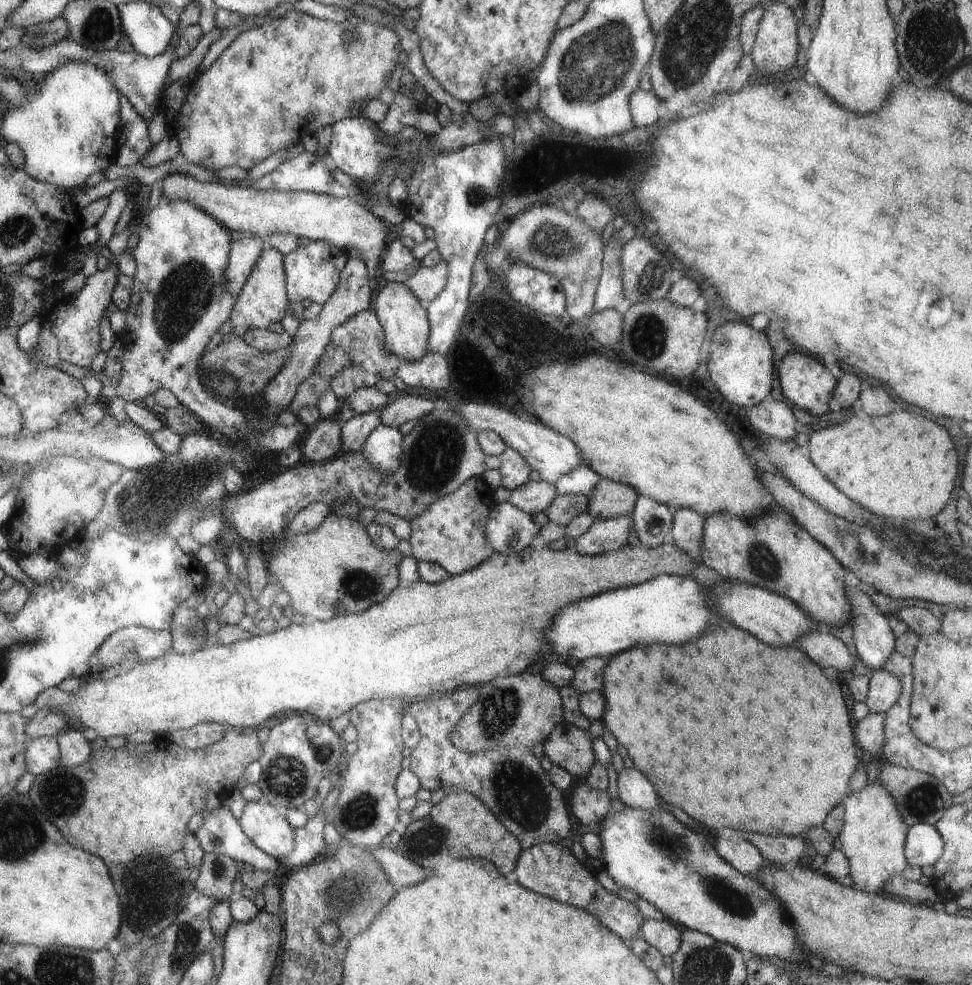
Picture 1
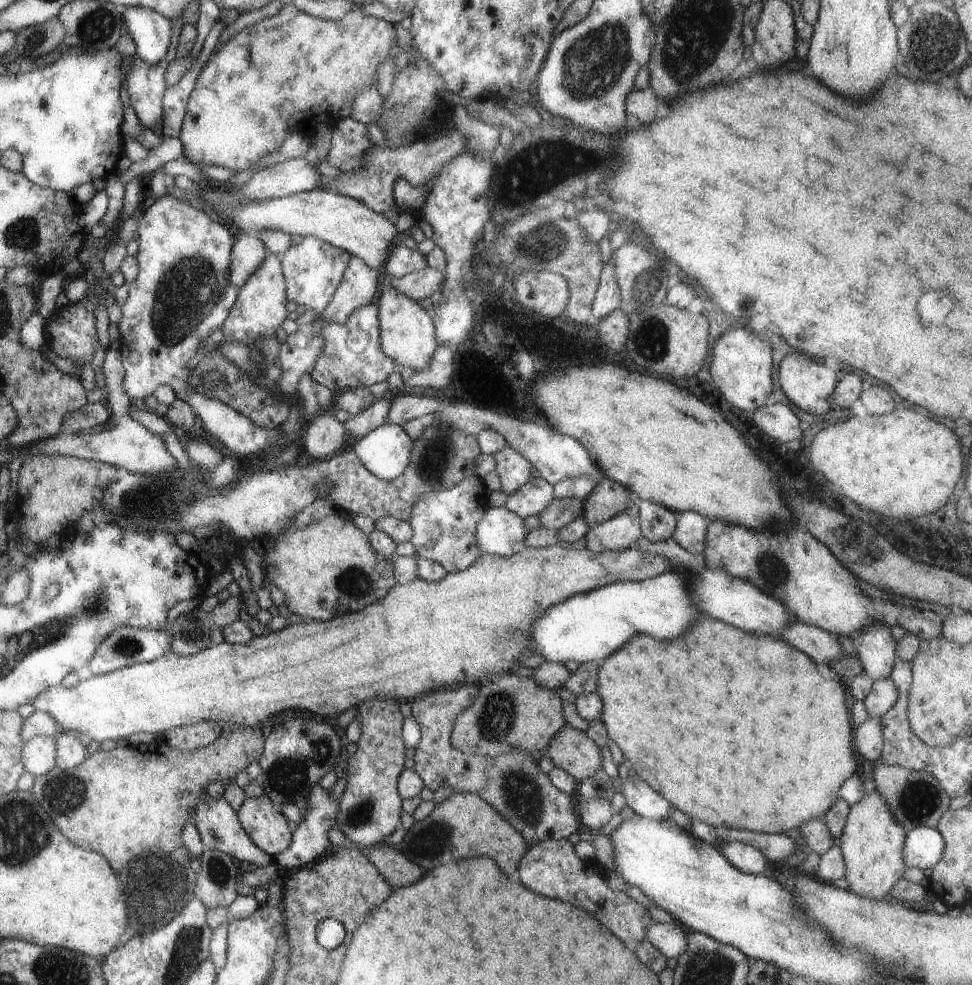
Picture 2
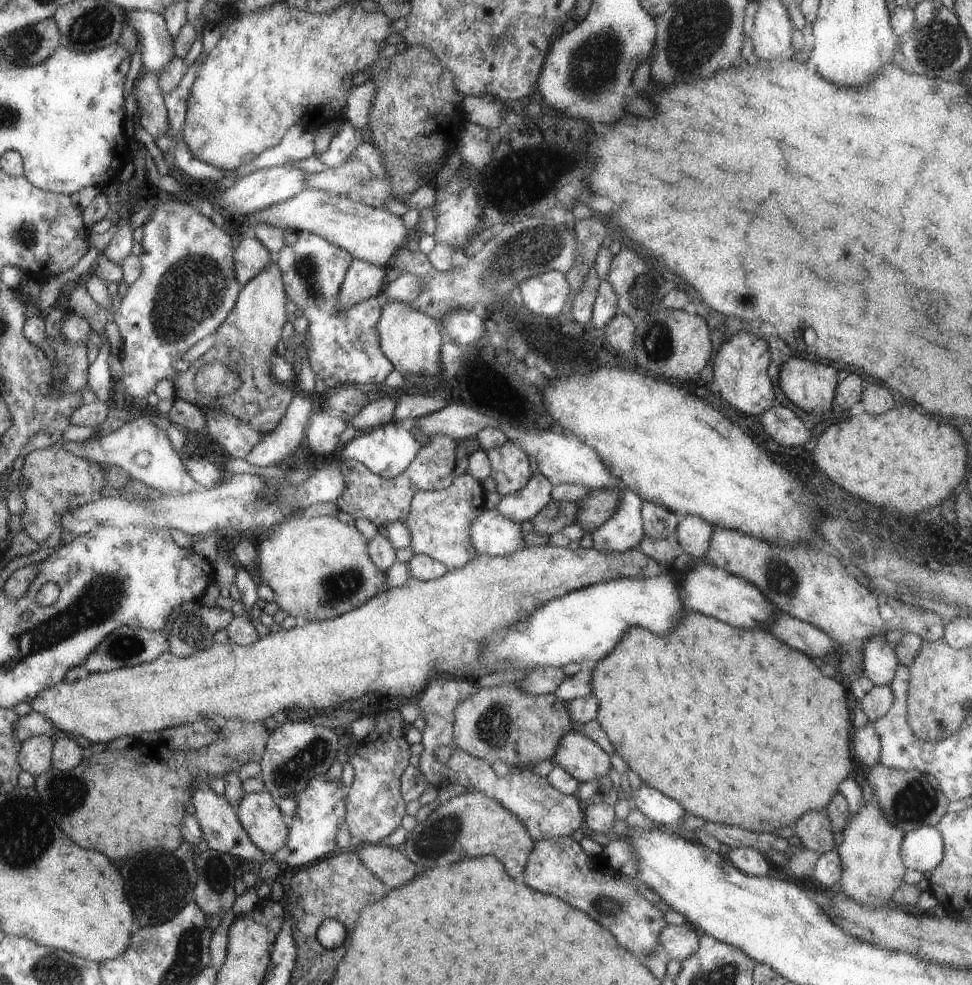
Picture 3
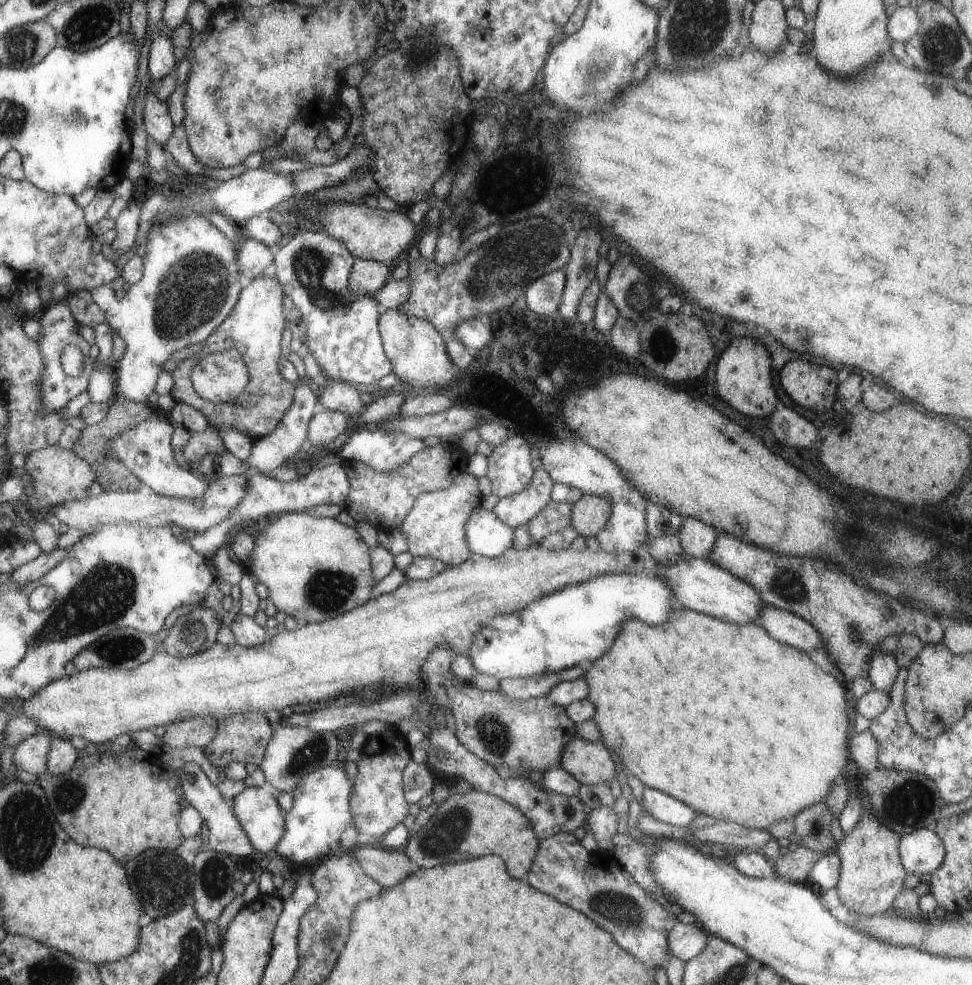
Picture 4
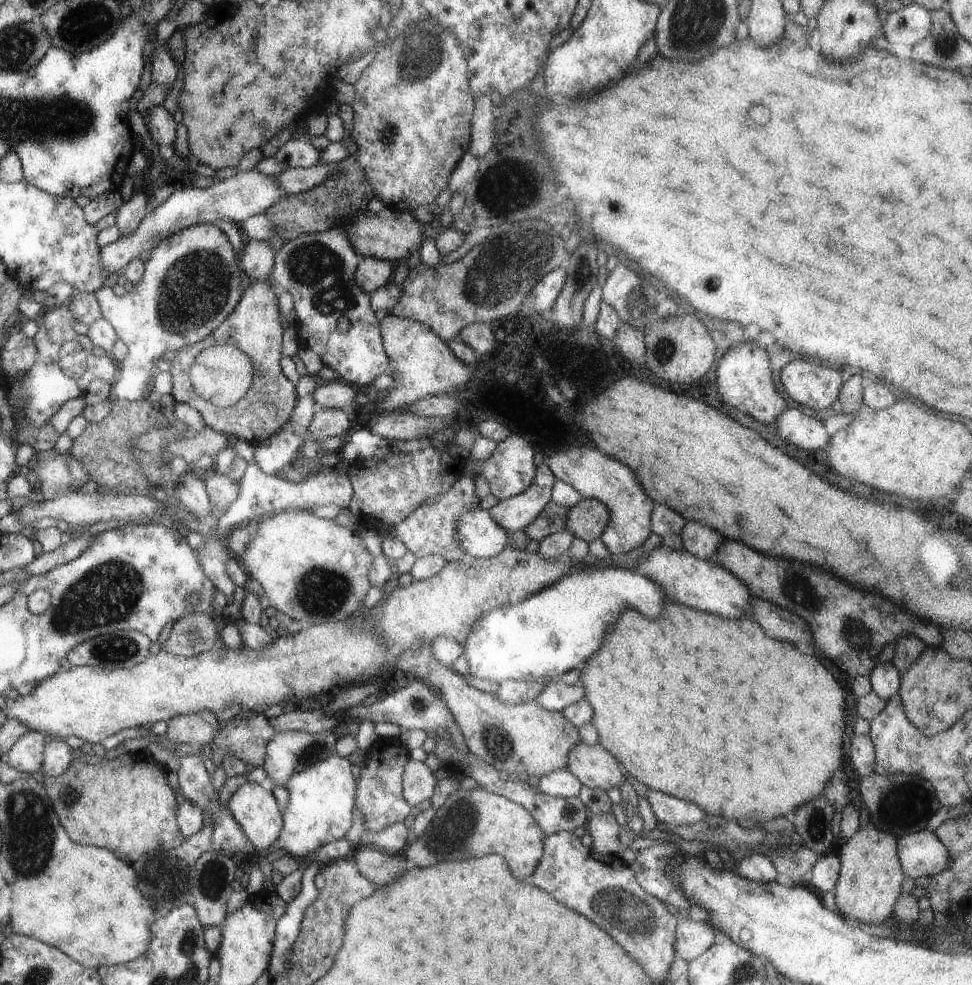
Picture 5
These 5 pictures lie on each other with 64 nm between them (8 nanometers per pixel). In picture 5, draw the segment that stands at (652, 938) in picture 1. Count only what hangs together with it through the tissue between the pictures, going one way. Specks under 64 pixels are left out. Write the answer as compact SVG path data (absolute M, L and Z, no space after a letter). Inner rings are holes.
M680 918L674 930L673 950L677 959L689 962L703 954L713 940L715 930L703 921L689 921Z

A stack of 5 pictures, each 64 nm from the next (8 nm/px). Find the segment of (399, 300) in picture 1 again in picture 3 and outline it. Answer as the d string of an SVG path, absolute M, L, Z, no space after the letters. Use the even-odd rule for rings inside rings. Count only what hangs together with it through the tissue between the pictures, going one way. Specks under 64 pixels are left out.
M387 301L385 304L382 304L379 320L376 324L382 355L389 360L394 370L399 371L403 377L407 375L427 376L433 381L435 376L438 373L440 375L440 372L443 371L440 366L440 356L438 354L441 339L437 326L438 324L430 316L413 310L407 304L399 301Z

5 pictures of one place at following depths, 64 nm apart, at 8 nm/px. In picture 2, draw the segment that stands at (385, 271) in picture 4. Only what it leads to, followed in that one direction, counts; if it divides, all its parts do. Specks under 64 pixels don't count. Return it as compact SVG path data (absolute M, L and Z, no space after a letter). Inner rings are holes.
M352 256L324 308L322 322L342 323L356 308L369 304L377 286L376 270Z

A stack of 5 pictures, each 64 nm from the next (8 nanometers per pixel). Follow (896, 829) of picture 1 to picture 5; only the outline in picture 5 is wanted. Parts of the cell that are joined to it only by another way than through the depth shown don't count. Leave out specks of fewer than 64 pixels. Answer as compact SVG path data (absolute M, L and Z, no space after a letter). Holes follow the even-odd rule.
M863 817L861 826L848 836L839 848L838 877L833 887L837 912L843 912L848 918L859 921L863 928L867 929L869 925L881 923L889 917L892 914L892 906L900 895L900 886L905 876L897 858L896 840L894 834L883 829L877 830Z

